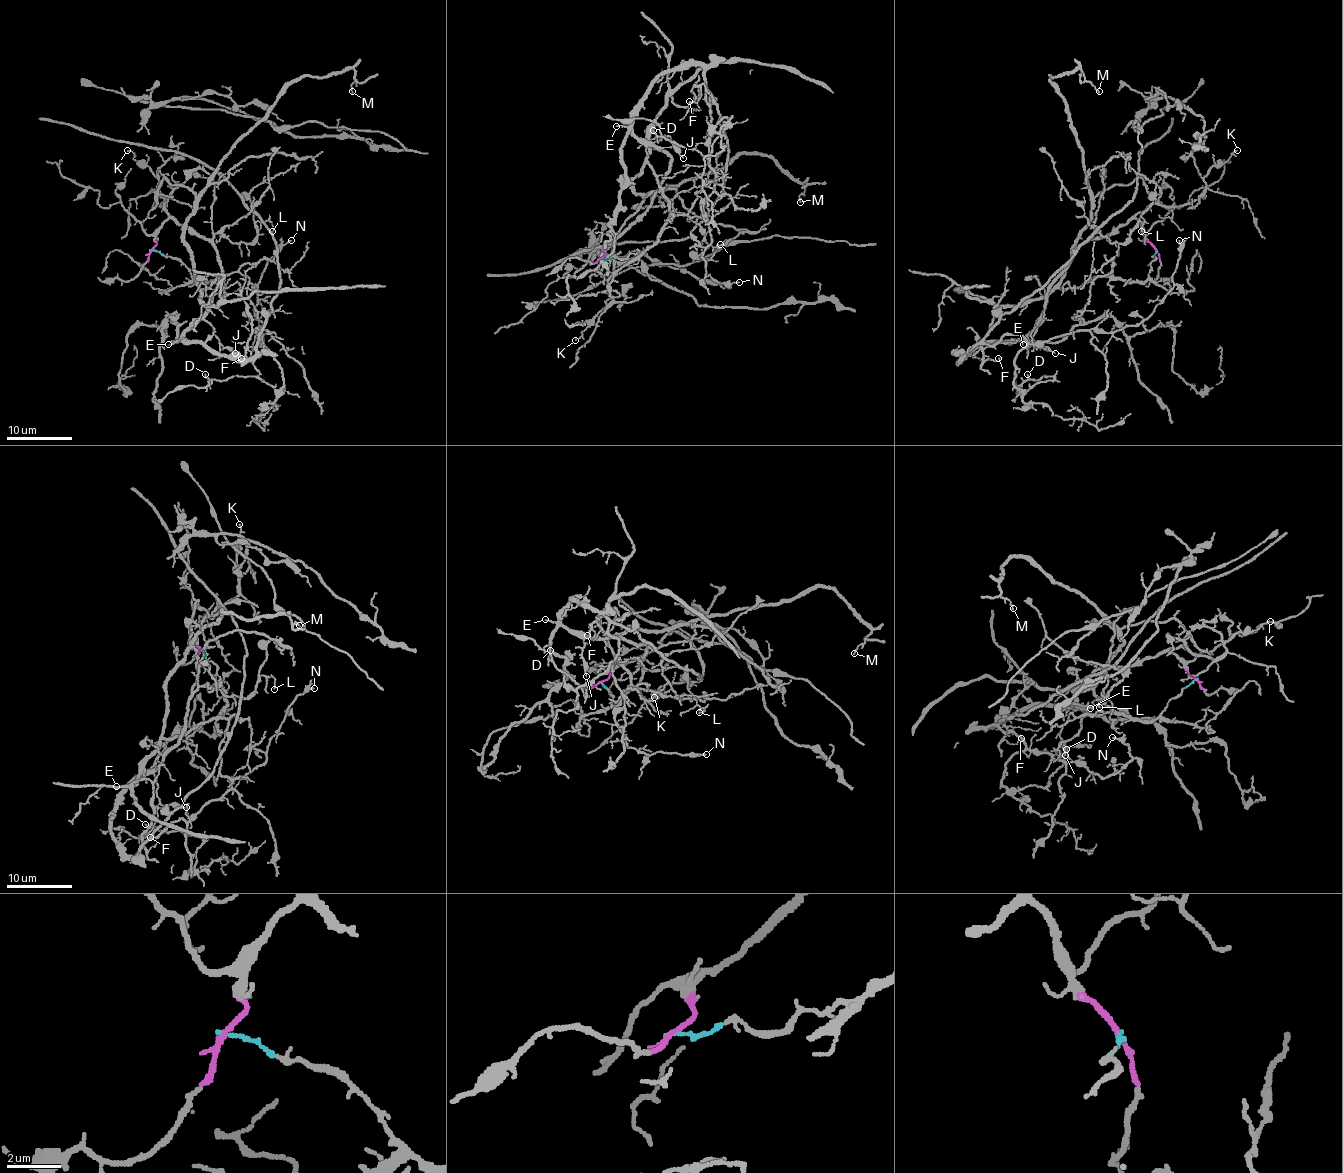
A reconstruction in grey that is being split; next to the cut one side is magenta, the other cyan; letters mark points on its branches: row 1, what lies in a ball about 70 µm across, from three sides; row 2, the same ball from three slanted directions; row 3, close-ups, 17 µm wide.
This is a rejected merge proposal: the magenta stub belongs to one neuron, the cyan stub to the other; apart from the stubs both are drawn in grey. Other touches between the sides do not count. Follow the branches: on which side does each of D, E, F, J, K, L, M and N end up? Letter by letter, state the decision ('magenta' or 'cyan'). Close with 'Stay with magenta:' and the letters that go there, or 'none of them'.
D: magenta
E: magenta
F: cyan
J: magenta
K: magenta
L: magenta
M: cyan
N: magenta
Stay with magenta: D, E, J, K, L, N

